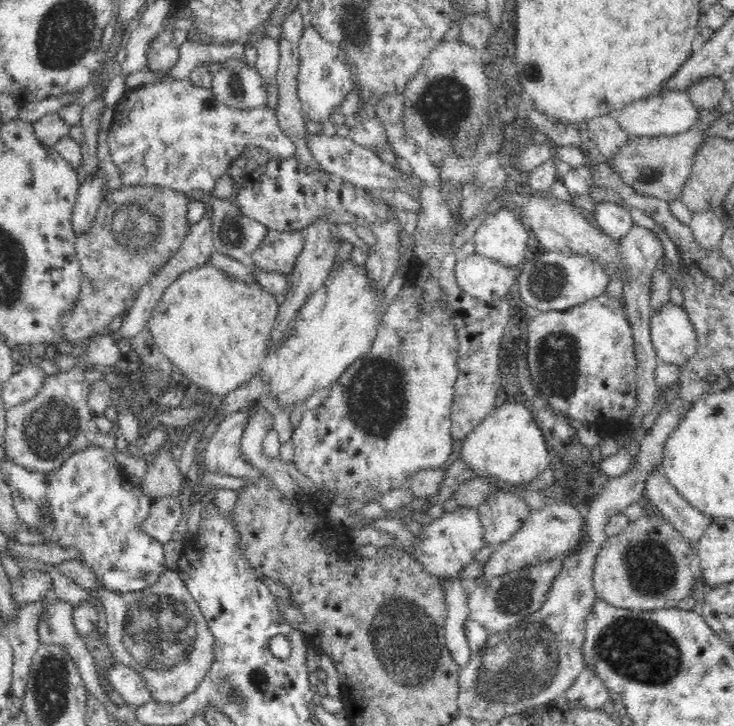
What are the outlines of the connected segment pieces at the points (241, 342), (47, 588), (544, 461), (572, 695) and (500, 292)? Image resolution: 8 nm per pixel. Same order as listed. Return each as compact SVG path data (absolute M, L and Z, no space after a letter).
M206 263L204 266L183 272L175 282L170 283L170 286L164 291L164 295L160 298L160 302L156 304L152 316L150 316L150 320L147 323L147 330L154 337L156 347L172 362L176 369L180 370L182 374L191 380L190 382L197 384L200 388L209 390L218 398L246 384L246 380L251 380L252 382L252 378L262 370L264 356L271 349L269 346L269 336L272 334L272 330L274 330L274 322L276 322L278 310L280 310L280 305L276 302L276 296L263 291L259 284L248 284L242 280L233 278L214 265Z
M38 570L24 571L19 578L11 580L12 597L18 606L42 601L53 592L52 578L49 574Z
M502 404L490 410L480 426L463 439L460 459L478 477L496 478L508 484L523 484L534 480L549 466L549 452L542 430L523 404Z
M590 667L583 668L566 694L568 701L578 703L587 709L603 709L606 700L611 698L604 681Z
M465 250L455 262L456 283L480 302L506 299L518 278L518 268L503 266L496 260Z

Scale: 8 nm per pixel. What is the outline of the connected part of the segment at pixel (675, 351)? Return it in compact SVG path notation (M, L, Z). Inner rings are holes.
M668 301L650 322L651 340L664 363L687 364L697 352L697 332L684 308Z

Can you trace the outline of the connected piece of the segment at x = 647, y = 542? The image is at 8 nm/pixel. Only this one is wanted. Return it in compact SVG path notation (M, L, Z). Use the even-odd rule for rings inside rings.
M642 514L635 521L629 522L624 532L607 538L597 554L593 572L595 593L599 599L618 608L646 611L676 607L677 602L691 596L698 579L704 583L697 546L691 546L665 516L651 514Z

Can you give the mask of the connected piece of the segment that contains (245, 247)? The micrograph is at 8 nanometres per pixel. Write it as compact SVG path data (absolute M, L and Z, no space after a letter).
M210 193L202 201L205 204L205 212L209 212L209 216L211 216L215 250L220 254L225 254L230 258L243 262L246 266L253 267L253 261L250 258L254 251L260 248L260 244L264 242L264 236L266 236L268 228L262 223L246 217L240 211L240 207L238 207L235 200L235 193L227 198L218 198Z

